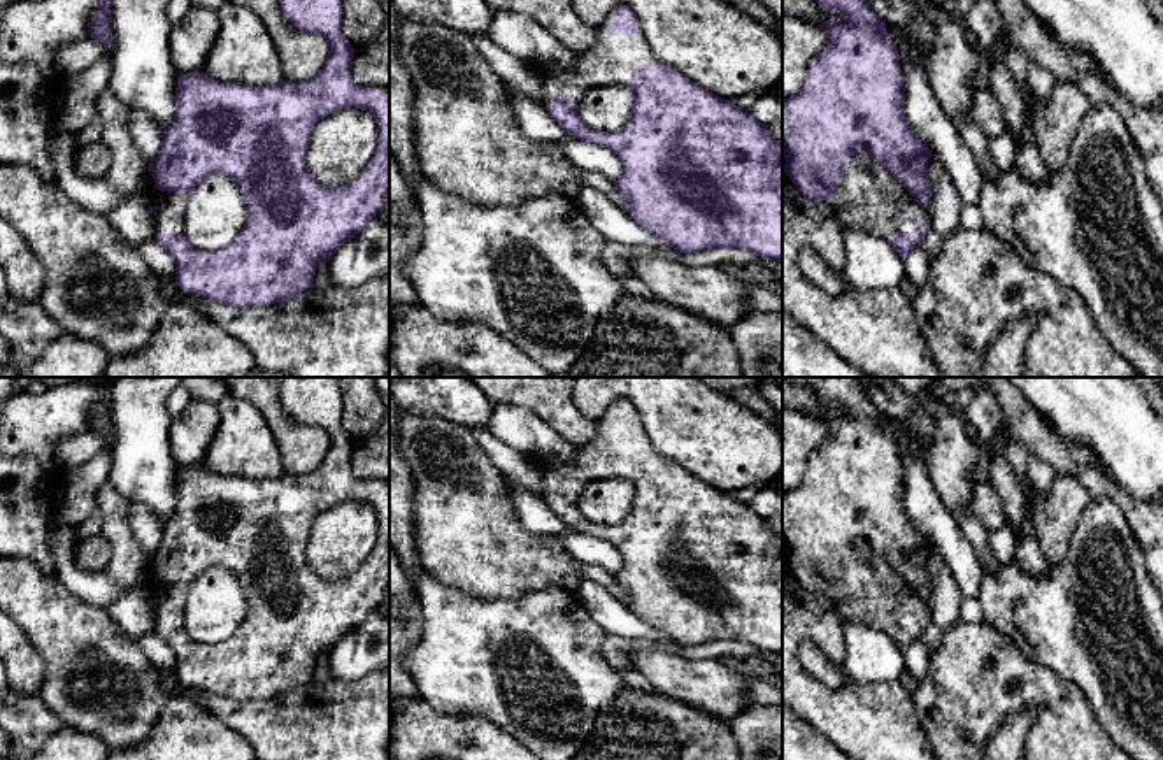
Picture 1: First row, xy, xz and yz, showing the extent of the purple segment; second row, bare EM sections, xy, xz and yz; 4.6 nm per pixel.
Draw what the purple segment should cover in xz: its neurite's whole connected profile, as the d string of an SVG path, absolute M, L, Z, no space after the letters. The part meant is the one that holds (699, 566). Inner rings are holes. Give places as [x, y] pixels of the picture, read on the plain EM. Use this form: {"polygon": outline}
{"polygon": "M619 398L600 418L593 442L581 446L567 463L540 462L542 498L574 530L610 542L623 558L616 583L626 595L626 606L668 641L679 646L700 646L712 641L749 642L761 651L782 655L782 534L775 534L768 518L749 502L733 498L661 456L651 444L637 407ZM591 483L631 483L631 507L616 525L598 525L579 509L579 497Z"}

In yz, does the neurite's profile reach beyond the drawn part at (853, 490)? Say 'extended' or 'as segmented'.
extended

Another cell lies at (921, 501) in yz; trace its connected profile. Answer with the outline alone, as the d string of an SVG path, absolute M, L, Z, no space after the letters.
M923 407L902 418L916 434L914 441L907 437L898 441L898 456L905 481L903 505L912 523L926 535L931 548L942 555L960 592L965 597L977 597L986 572L956 518L931 484L924 463L924 451L933 435L935 418L937 414Z

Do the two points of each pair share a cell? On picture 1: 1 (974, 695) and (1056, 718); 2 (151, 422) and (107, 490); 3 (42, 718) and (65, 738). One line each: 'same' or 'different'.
1: same
2: different
3: different

